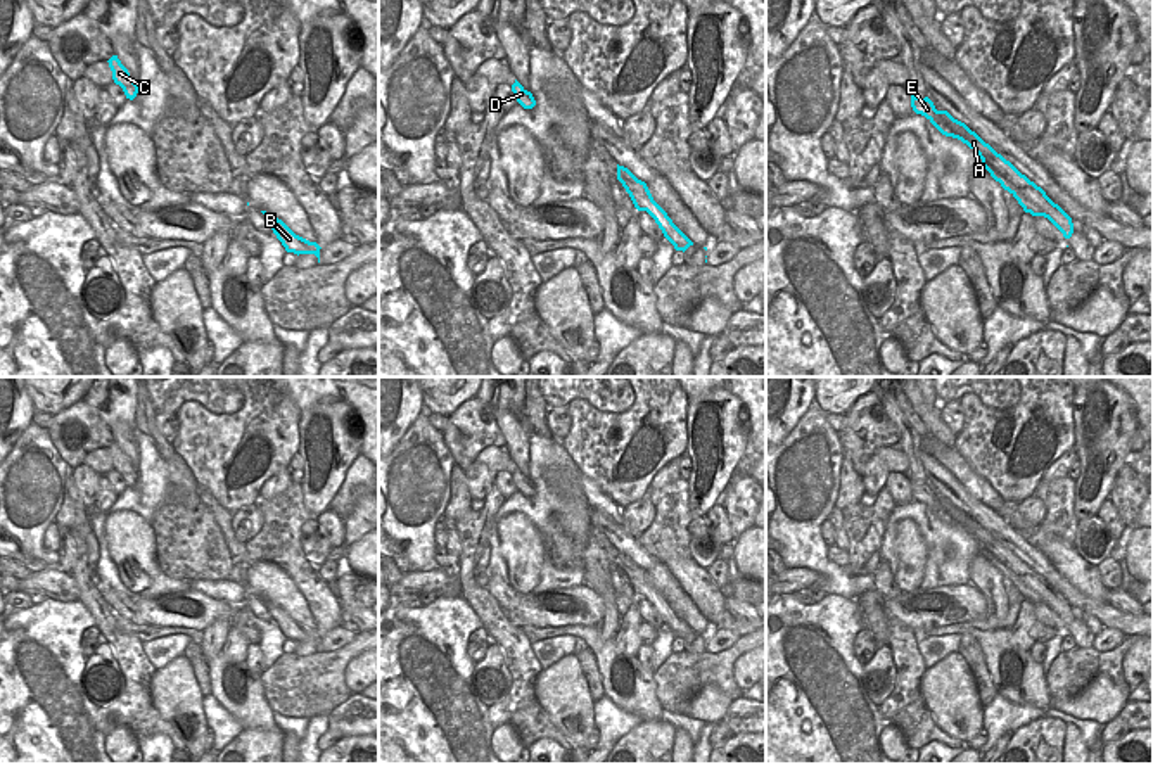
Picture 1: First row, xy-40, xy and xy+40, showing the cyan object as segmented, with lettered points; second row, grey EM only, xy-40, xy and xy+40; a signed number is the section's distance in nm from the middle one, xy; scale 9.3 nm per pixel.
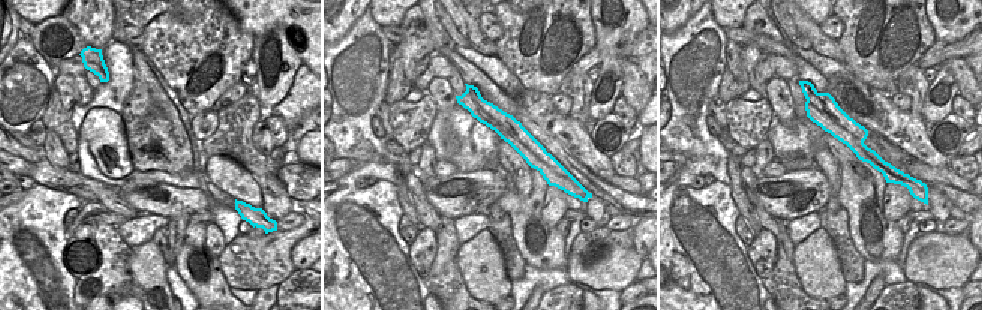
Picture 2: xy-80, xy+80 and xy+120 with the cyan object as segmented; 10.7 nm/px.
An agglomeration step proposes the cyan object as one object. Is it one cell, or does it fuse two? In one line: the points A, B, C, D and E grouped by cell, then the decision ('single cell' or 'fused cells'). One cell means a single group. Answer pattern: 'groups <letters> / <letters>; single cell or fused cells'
groups A C D E / B; fused cells

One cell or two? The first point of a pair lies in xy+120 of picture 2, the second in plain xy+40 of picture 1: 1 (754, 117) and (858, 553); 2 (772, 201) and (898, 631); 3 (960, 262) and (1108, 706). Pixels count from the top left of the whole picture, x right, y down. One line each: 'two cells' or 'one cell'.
1: one cell
2: two cells
3: one cell

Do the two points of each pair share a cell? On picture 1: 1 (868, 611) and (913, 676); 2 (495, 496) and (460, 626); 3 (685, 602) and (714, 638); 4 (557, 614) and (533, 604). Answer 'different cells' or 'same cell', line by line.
1: same cell
2: different cells
3: different cells
4: same cell

